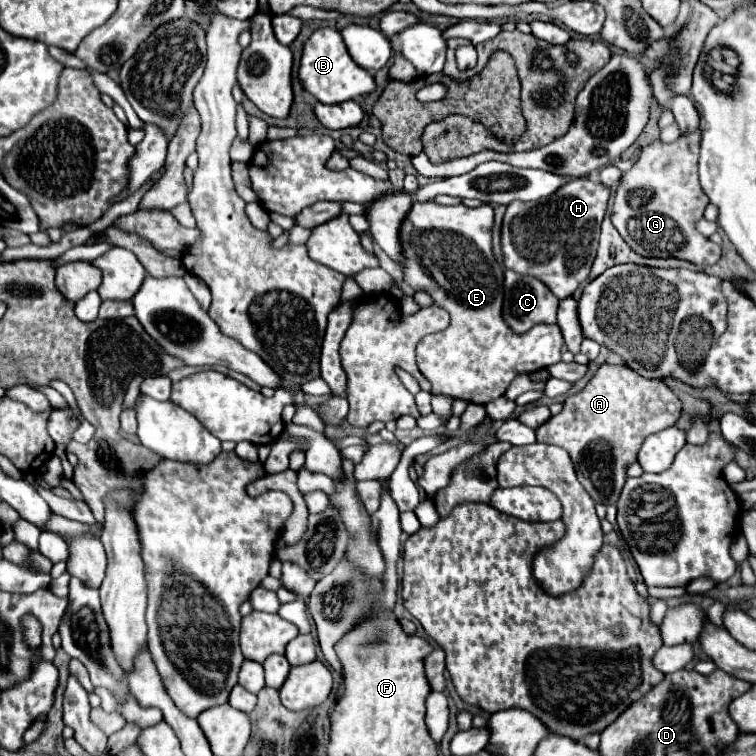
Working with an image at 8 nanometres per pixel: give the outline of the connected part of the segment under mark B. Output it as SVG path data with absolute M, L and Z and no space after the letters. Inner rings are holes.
M331 27L317 29L309 37L309 41L305 43L303 57L301 57L301 67L299 67L299 79L301 79L301 85L311 95L315 95L321 103L327 103L327 105L349 101L349 99L355 99L359 95L367 95L367 93L375 91L373 75L369 71L365 71L363 67L359 67L347 55L341 33L337 29L331 29Z

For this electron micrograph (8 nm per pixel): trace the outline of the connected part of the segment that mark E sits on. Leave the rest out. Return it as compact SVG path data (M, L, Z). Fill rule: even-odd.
M435 201L413 203L413 209L403 221L401 243L405 251L405 281L415 291L427 291L435 303L449 311L451 327L441 333L433 333L417 343L417 365L421 373L431 381L433 395L453 395L453 399L463 399L469 403L485 405L491 399L501 397L509 383L521 373L533 373L561 361L563 335L557 325L537 325L525 335L517 335L501 315L503 309L503 271L505 267L497 263L491 247L493 231L493 209L483 203L477 209L465 205L443 207Z

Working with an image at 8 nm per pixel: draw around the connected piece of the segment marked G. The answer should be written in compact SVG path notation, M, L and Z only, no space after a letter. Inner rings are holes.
M695 129L689 135L677 137L673 143L663 143L661 139L653 141L647 145L639 157L639 161L629 169L623 177L621 183L615 191L615 203L613 203L613 213L611 221L619 235L625 239L625 243L639 255L643 257L677 257L685 259L693 265L715 265L721 257L721 245L709 241L703 237L697 229L695 223L703 219L703 211L709 203L709 197L699 185L697 179L697 159L699 159L699 145L701 145L701 133Z

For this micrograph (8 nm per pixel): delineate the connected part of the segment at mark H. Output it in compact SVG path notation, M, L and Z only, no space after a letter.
M589 177L571 179L553 195L533 203L509 203L503 219L503 255L505 267L523 275L541 279L559 299L571 297L573 291L589 277L597 255L599 227L607 209L609 187Z

